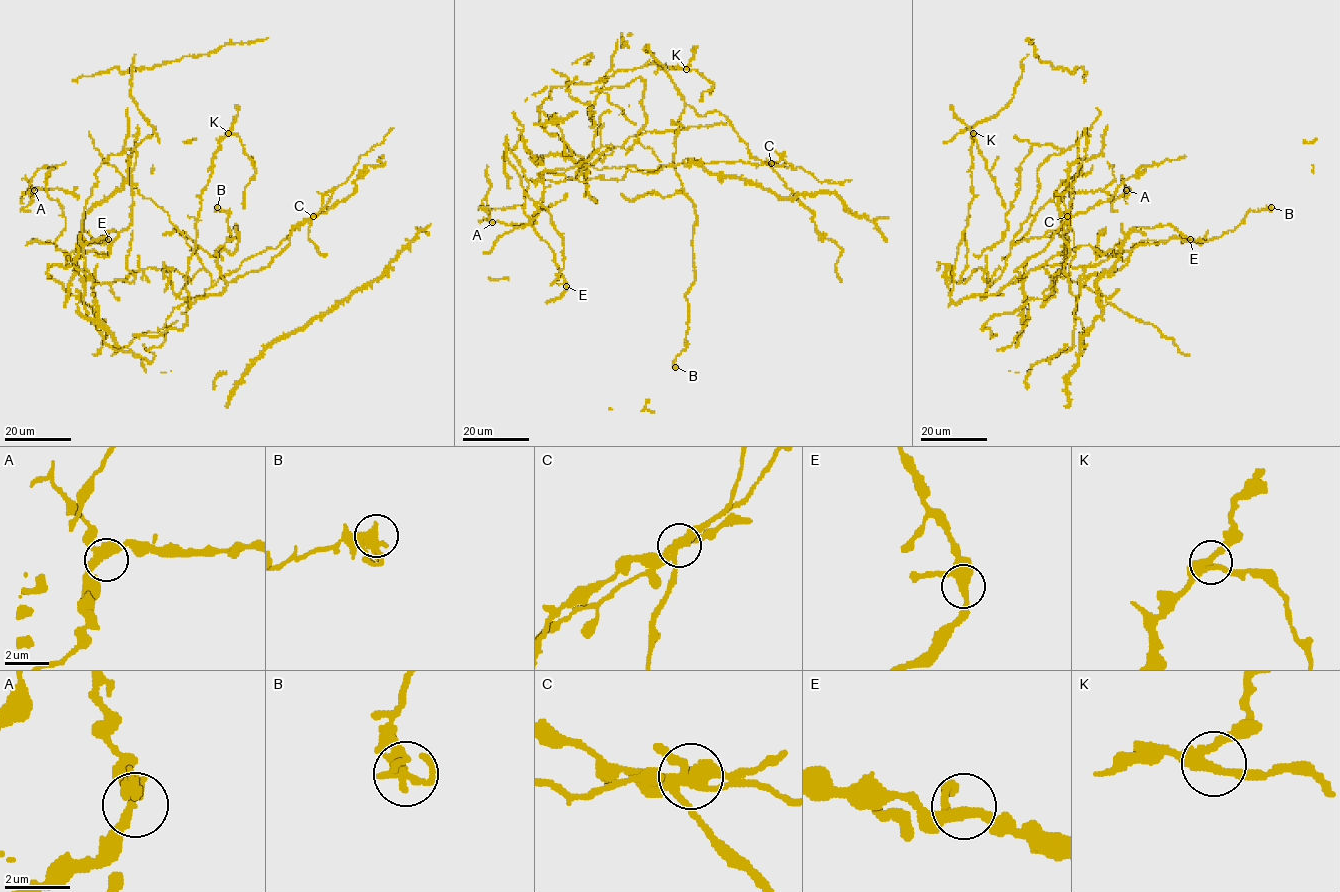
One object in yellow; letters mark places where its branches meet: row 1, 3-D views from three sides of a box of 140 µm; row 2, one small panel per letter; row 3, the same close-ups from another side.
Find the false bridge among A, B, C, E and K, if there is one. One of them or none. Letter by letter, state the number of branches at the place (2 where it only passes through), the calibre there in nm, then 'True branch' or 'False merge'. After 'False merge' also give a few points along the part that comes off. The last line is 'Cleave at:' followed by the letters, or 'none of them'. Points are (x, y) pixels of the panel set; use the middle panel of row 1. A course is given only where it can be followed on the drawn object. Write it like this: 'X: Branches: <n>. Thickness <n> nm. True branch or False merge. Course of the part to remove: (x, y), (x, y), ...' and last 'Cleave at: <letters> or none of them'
A: Branches: 3. Thickness 300 nm. True branch
B: Branches: 4. Thickness 240 nm. True branch
C: Branches: 4. Thickness 340 nm. False merge. Course of the part to remove: (771, 163), (689, 160), (660, 165), (654, 171), (629, 165), (600, 170), (587, 166), (572, 179), (546, 173)
E: Branches: 3. Thickness 320 nm. True branch
K: Branches: 3. Thickness 320 nm. True branch
Cleave at: C

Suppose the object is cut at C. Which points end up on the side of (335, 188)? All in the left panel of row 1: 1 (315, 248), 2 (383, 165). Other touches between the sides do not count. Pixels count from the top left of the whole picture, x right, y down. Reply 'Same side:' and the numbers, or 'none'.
Same side: 1

